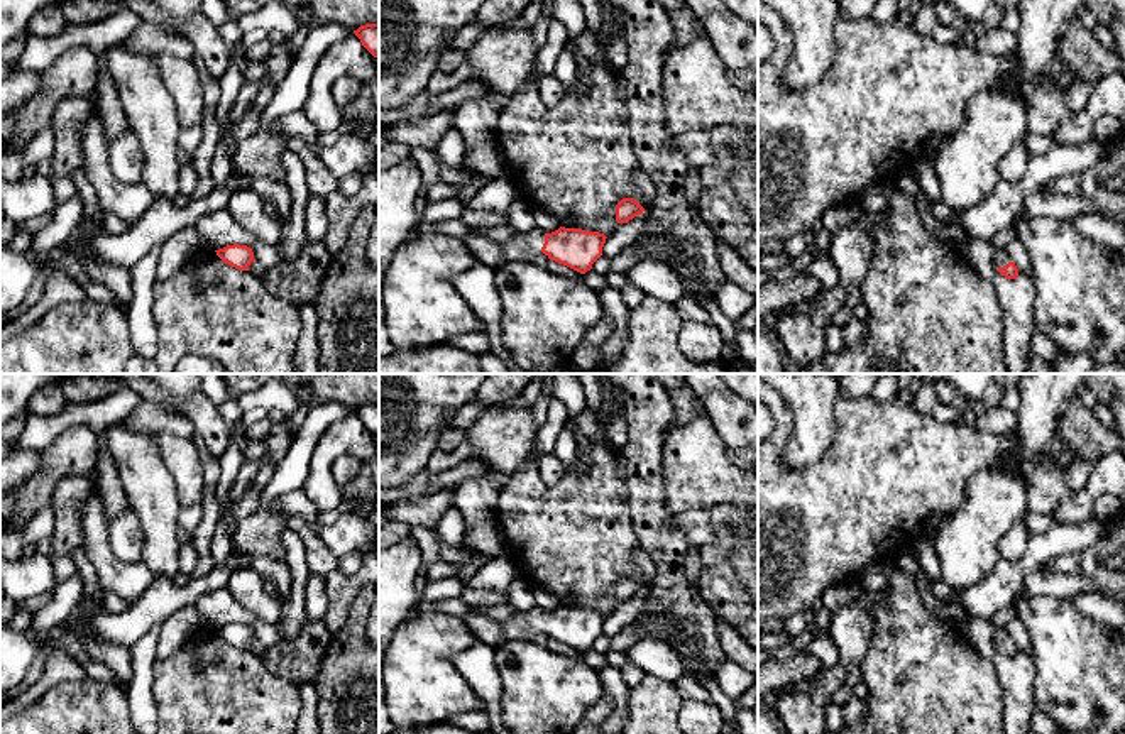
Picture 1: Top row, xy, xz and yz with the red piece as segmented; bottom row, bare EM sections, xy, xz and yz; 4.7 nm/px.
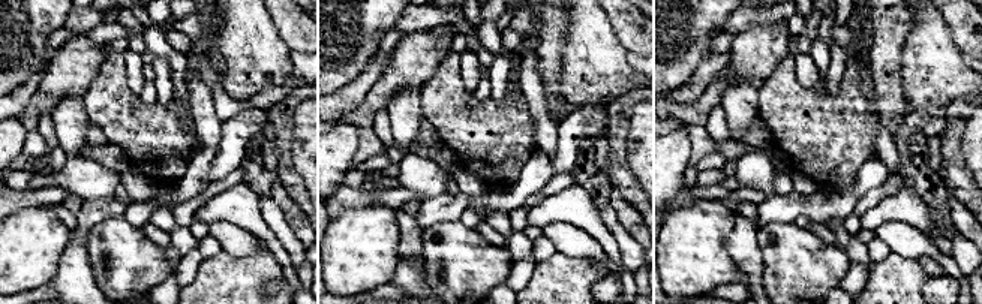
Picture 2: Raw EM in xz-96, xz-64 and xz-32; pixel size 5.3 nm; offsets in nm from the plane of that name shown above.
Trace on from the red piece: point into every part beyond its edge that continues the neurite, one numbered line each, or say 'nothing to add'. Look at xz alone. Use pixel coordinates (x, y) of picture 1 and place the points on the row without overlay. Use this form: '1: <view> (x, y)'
1: xz (525, 624)

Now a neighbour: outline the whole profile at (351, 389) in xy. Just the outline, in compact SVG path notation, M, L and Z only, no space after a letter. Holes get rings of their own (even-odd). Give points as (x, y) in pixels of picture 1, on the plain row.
M222 374L232 397L261 389L271 379L281 381L308 409L340 403L350 411L379 403L379 374Z

